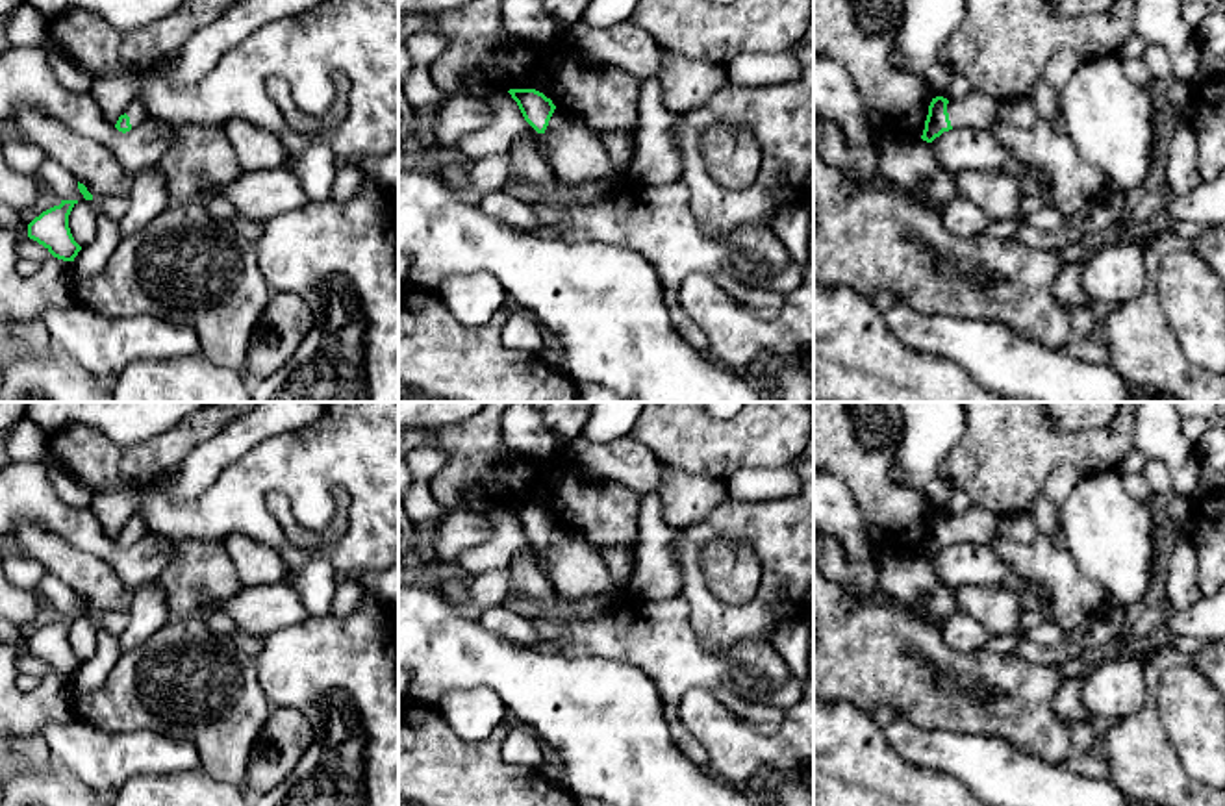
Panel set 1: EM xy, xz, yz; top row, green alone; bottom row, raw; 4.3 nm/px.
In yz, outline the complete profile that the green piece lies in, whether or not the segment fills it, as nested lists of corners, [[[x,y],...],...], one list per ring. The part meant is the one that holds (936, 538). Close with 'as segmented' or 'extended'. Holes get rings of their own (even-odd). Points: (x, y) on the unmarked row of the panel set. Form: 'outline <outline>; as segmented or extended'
outline [[[971,502],[962,515],[932,513],[921,554],[932,558],[953,543],[984,543],[997,535],[999,517],[984,506]]]; extended

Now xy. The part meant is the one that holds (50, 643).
outline [[[61,615],[28,639],[28,652],[63,676],[74,676],[82,665],[69,643],[69,630],[76,619],[78,615]]]; as segmented

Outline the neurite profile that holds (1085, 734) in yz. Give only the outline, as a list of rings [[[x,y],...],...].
[[[1062,719],[1064,726],[1069,730],[1073,747],[1080,752],[1099,750],[1099,724],[1093,721]]]

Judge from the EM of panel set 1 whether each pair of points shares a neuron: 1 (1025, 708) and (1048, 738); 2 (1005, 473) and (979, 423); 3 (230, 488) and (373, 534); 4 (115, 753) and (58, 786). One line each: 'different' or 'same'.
1: same
2: same
3: same
4: different

